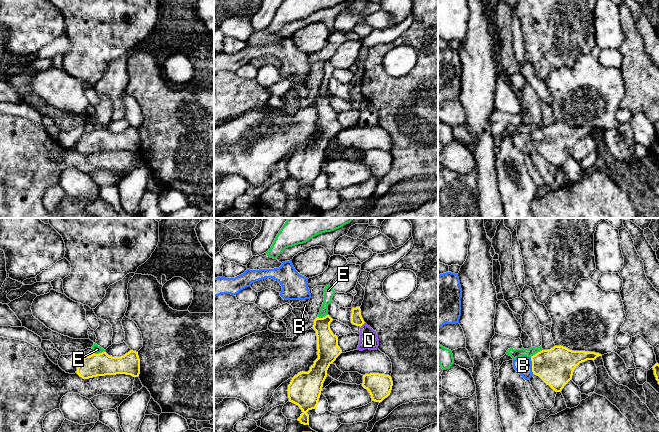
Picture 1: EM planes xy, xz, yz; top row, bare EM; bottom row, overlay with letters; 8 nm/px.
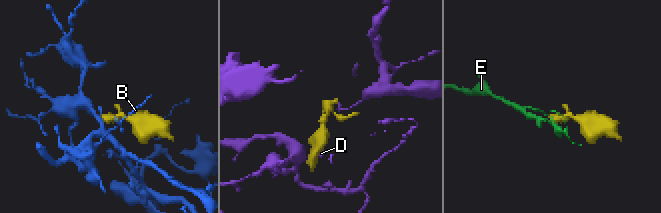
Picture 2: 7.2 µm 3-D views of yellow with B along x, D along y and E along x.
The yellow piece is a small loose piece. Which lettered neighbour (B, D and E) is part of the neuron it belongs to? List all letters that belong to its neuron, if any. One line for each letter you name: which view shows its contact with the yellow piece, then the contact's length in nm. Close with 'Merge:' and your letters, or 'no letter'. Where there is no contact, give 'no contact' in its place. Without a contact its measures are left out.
B: yz | 140 nm
Merge: B

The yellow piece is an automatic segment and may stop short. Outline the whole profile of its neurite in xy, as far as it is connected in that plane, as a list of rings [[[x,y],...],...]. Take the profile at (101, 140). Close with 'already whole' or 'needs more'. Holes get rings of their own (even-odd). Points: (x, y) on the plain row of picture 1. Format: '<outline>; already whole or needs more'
[[[133,126],[121,133],[109,132],[105,127],[99,130],[93,129],[81,136],[76,149],[83,155],[116,150],[138,153],[140,135],[138,128]]]; already whole

